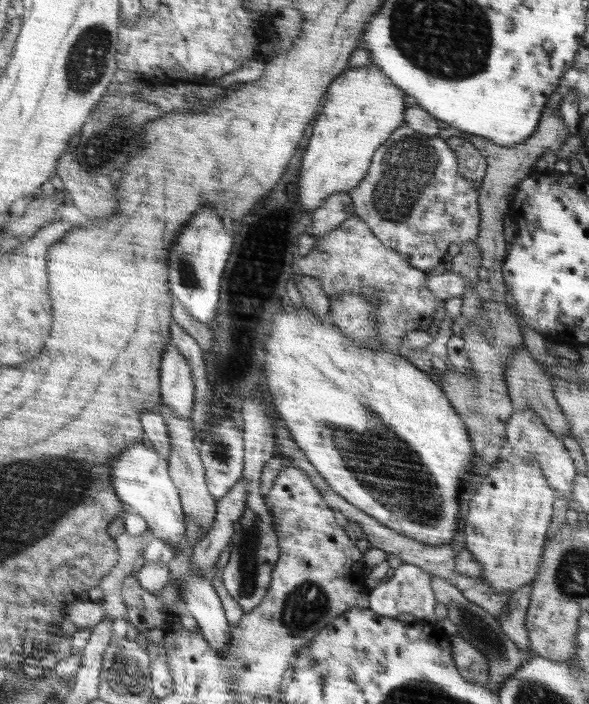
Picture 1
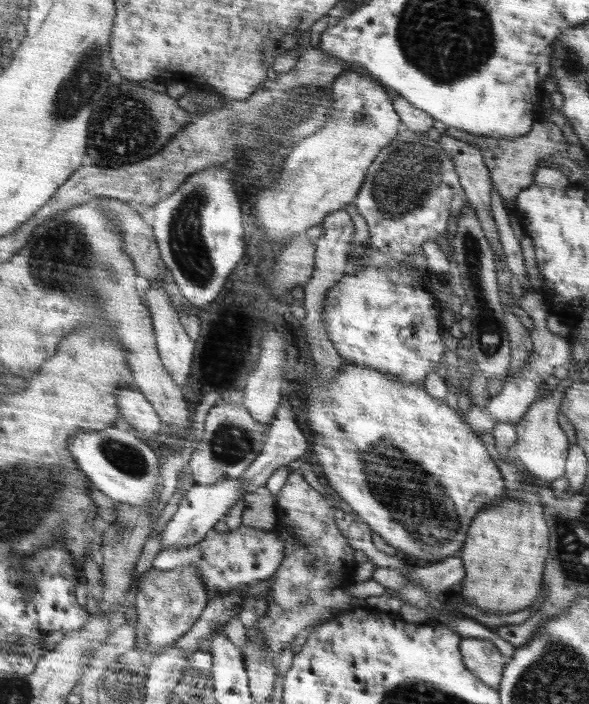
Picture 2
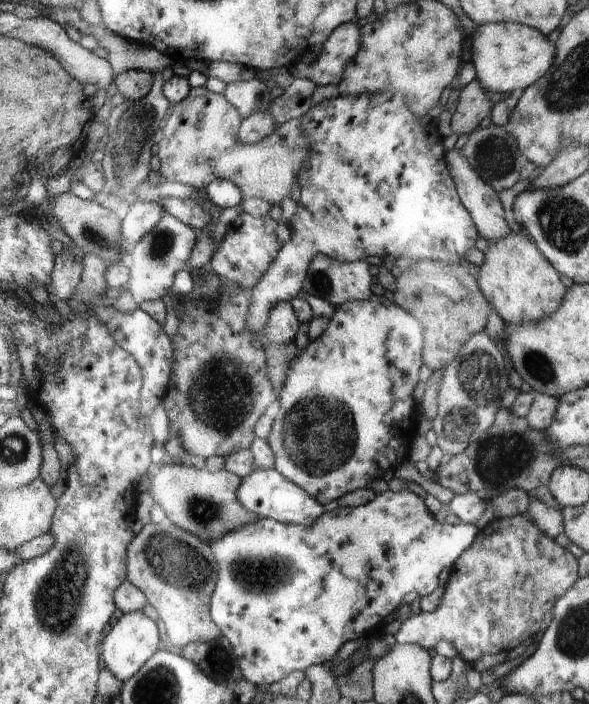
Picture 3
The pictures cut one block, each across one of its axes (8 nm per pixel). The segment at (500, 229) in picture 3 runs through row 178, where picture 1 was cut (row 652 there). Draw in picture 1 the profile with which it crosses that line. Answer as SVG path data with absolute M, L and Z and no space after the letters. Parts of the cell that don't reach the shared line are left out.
M458 634L451 635L450 638L455 664L464 678L472 683L486 685L489 681L489 665L484 654L470 646L470 643Z

